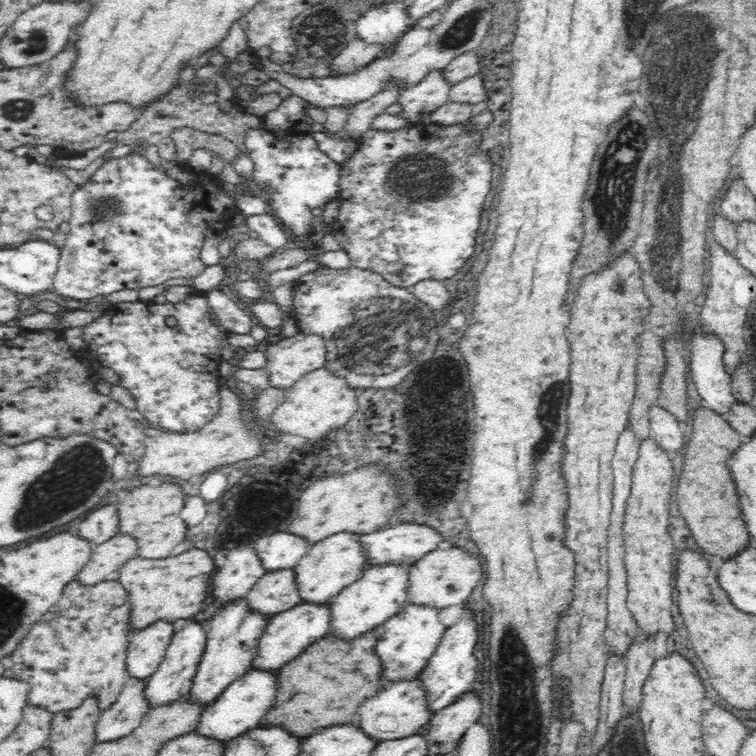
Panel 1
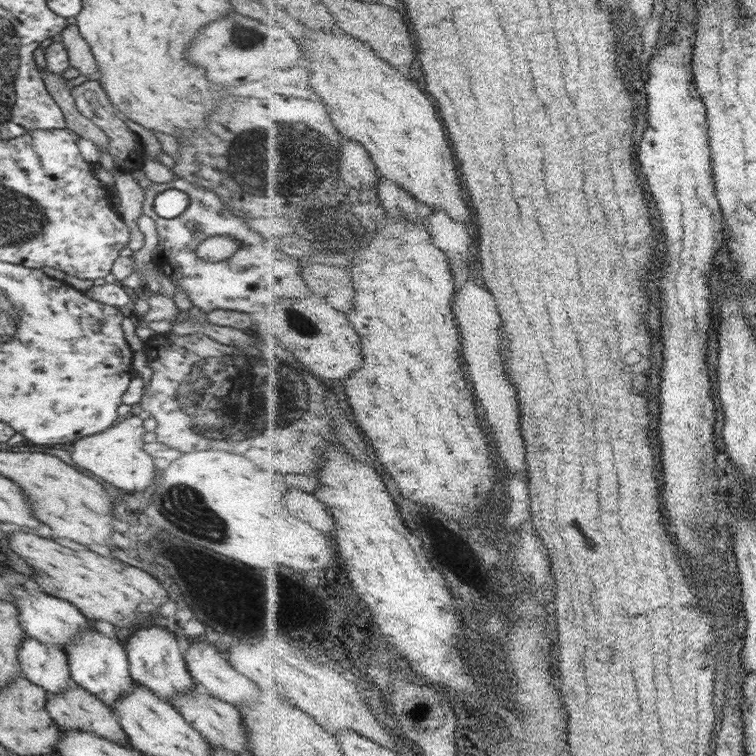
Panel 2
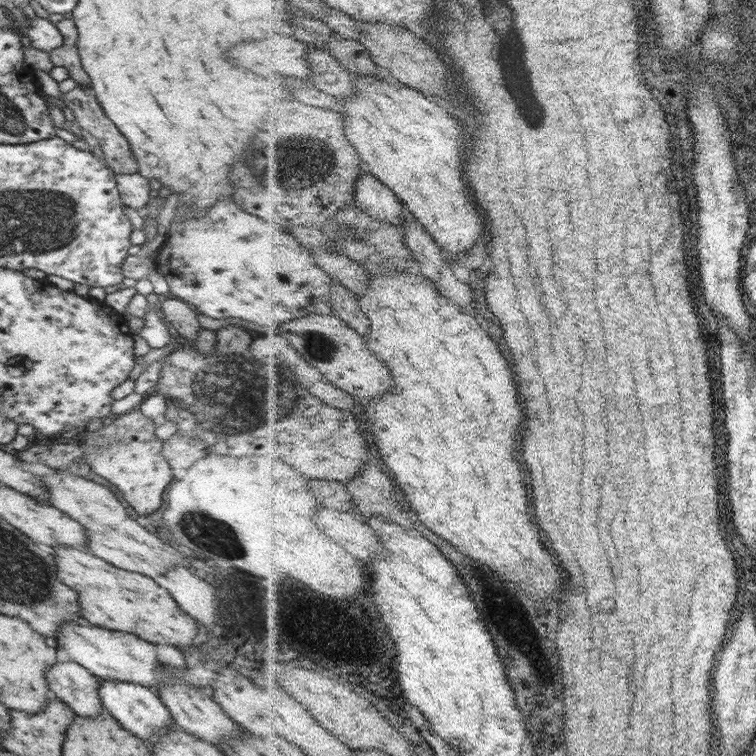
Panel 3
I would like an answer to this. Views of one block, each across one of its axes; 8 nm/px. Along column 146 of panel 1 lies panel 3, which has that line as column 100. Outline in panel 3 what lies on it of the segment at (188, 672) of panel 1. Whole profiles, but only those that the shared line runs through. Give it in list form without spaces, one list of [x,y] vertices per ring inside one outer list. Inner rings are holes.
[[[101,680],[98,695],[100,695],[105,712],[112,715],[124,730],[132,732],[136,738],[140,738],[148,746],[154,738],[160,738],[162,734],[166,734],[170,728],[173,728],[174,722],[171,712],[160,701],[160,697],[153,689],[132,684],[132,682]]]

